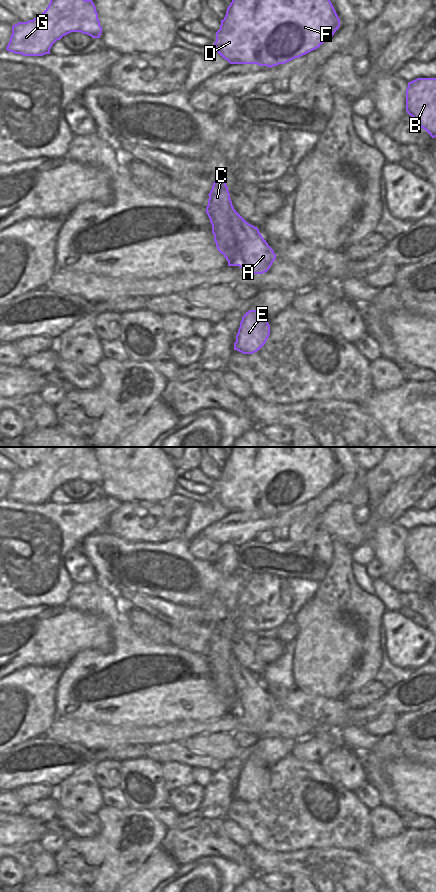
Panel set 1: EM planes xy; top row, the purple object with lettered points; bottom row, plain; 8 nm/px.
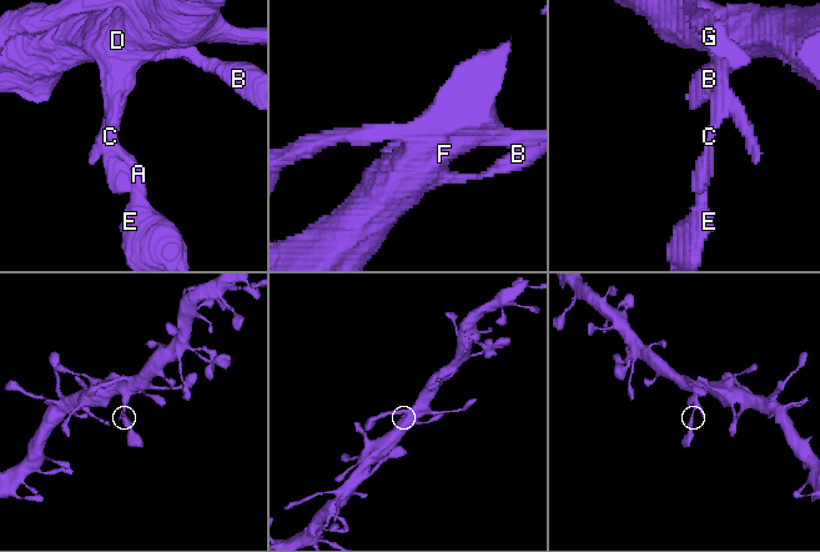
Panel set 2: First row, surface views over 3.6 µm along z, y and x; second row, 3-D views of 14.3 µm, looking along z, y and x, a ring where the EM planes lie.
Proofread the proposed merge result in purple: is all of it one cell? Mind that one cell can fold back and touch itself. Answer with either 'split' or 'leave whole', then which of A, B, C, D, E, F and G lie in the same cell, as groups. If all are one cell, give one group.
leave whole | A B C D E F G

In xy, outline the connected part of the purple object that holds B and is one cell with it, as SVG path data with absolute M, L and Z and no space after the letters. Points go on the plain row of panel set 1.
M436 526L408 530L406 559L432 586L436 585Z

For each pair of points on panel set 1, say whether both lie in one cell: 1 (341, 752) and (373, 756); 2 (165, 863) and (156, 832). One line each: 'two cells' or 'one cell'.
1: two cells
2: two cells

